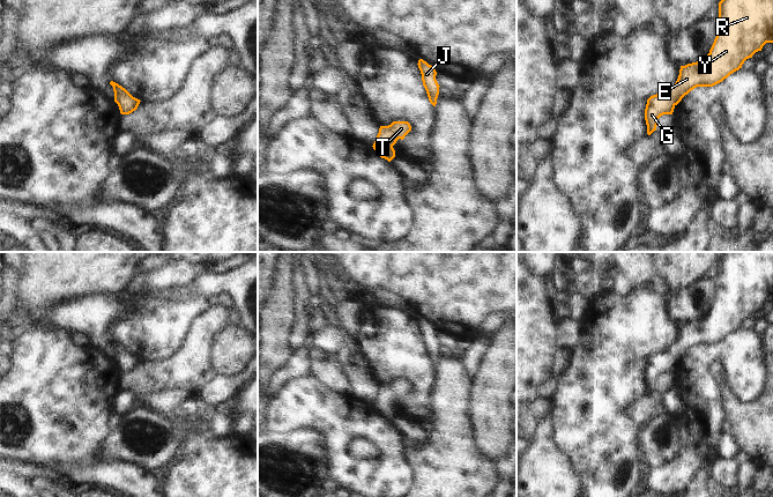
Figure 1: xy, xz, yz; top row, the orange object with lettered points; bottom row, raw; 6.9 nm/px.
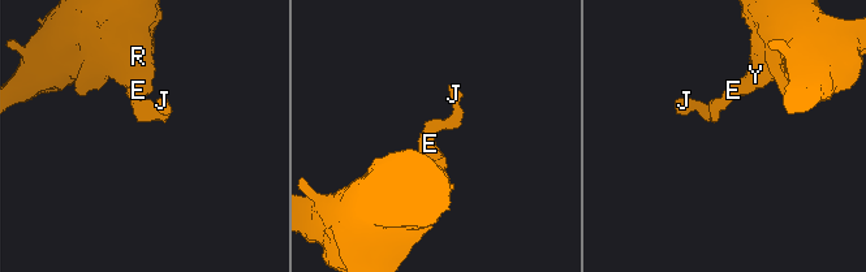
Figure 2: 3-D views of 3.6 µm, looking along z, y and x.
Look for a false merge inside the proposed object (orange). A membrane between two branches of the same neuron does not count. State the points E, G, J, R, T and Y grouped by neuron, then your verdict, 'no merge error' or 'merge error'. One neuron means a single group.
E G J R T Y; no merge error

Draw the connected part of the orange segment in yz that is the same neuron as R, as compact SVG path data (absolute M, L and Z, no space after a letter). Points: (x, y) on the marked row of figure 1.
M721 0L716 37L707 57L700 61L681 66L676 83L666 92L656 94L647 99L645 120L647 134L656 131L657 119L663 114L672 114L675 106L697 87L713 87L730 74L742 68L744 61L761 51L766 43L773 43L773 0Z

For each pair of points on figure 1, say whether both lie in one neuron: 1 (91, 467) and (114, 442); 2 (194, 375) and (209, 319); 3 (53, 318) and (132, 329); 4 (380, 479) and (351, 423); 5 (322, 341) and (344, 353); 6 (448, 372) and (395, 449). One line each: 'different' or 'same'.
1: different
2: same
3: different
4: same
5: different
6: different

